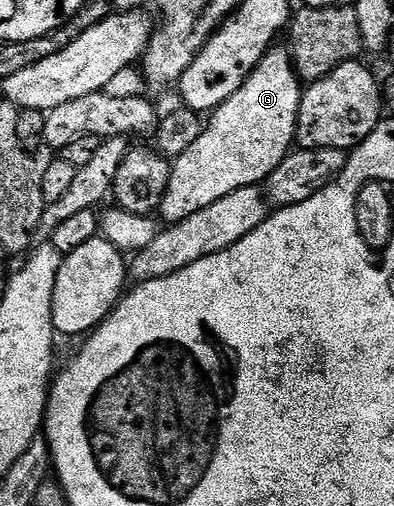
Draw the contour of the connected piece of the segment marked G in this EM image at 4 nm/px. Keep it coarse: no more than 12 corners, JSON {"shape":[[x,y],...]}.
{"shape":[[270,48],[172,158],[161,221],[268,181],[303,85]]}

